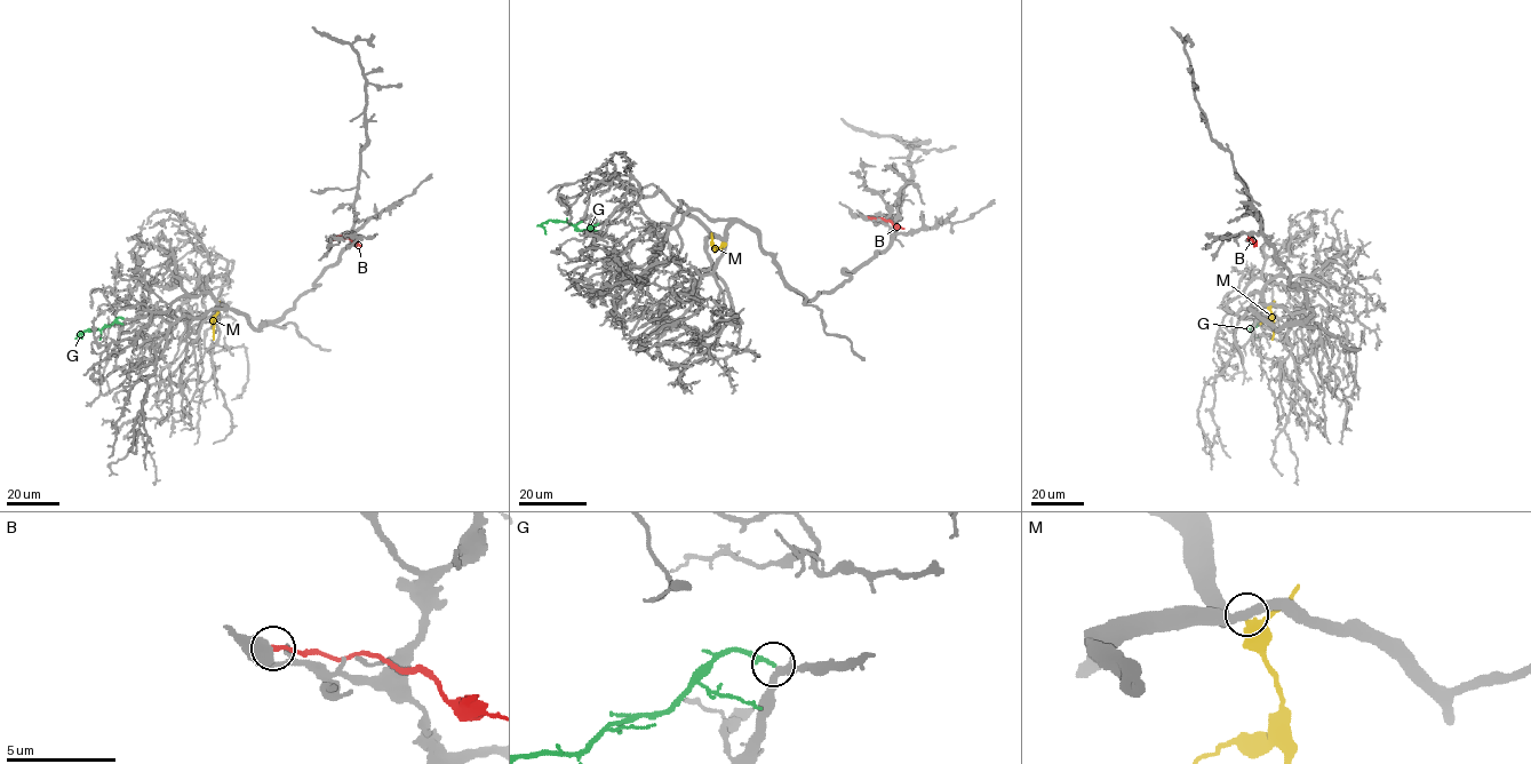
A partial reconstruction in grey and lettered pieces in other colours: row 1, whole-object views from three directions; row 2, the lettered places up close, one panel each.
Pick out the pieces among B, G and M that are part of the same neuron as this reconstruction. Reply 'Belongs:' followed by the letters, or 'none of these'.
Belongs: G

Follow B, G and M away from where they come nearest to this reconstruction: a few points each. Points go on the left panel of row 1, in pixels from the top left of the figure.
B: (332, 239), (350, 238), (361, 246)
G: (124, 319), (118, 317), (100, 329), (87, 329), (78, 335), (82, 336)
M: (222, 304), (215, 316), (214, 340)

